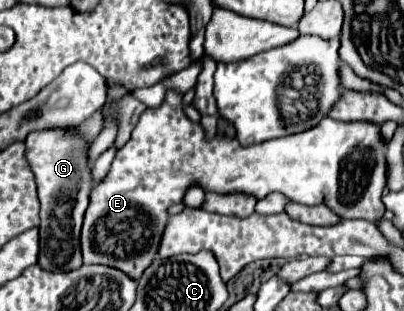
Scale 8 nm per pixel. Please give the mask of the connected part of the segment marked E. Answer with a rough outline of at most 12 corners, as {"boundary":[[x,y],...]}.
{"boundary":[[182,97],[142,113],[90,195],[84,263],[132,279],[204,191],[278,191],[378,227],[380,125],[242,147]]}

